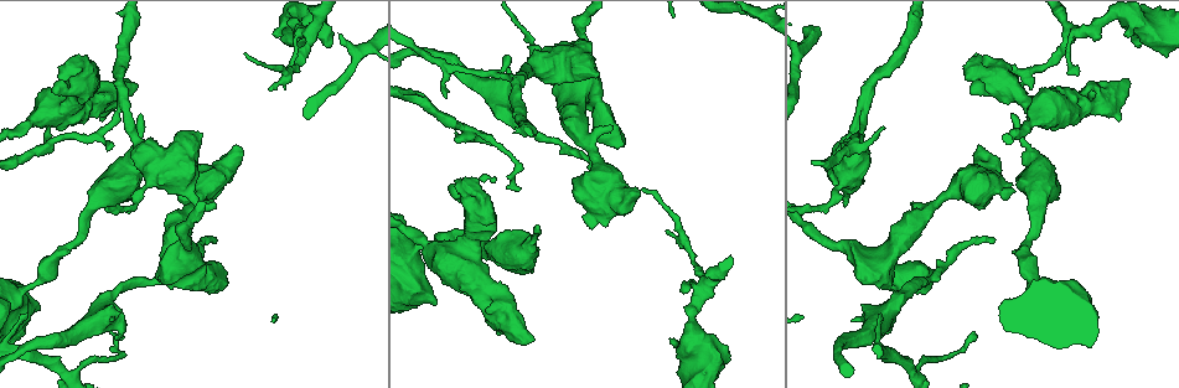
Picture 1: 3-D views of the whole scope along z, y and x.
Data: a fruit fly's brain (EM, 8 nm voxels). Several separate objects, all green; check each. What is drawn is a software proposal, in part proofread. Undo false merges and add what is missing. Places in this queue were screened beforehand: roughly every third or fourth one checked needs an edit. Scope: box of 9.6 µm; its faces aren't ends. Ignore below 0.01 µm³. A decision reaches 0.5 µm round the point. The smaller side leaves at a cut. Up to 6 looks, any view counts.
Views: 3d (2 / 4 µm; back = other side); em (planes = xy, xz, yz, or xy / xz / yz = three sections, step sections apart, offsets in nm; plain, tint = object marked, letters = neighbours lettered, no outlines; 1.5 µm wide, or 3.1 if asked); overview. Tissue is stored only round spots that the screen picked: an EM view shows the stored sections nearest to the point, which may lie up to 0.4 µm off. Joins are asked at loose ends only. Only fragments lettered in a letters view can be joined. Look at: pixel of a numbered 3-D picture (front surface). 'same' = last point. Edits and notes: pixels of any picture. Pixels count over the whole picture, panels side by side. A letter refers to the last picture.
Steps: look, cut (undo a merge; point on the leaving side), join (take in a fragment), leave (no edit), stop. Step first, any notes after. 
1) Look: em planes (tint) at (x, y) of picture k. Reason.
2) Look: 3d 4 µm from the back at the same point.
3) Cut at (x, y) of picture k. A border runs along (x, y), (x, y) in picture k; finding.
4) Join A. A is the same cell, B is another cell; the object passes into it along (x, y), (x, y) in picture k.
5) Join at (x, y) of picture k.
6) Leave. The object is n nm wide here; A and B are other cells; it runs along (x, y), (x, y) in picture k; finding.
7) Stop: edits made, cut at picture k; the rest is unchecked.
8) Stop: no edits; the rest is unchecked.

Look: 3d 4 µm from the back at (435, 302) of picture 1. Branch stops here.

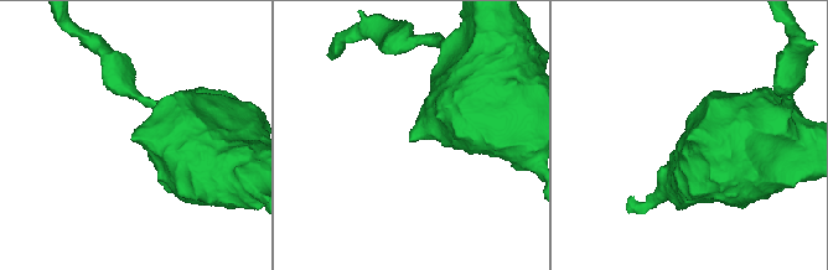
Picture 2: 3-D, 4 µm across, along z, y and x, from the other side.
Look: em planes (letters) at (413, 138) of picture 2.

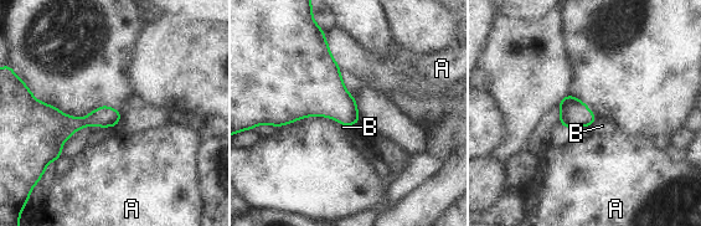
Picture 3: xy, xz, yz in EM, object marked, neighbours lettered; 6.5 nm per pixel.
Leave. A and B are other cells; a border runs along (597, 118), (589, 127) in picture 3; no lettered fragment goes on from it.

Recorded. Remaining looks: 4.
Look: em planes (tint) at (1036, 121) of picture 1. Thick turns thin.

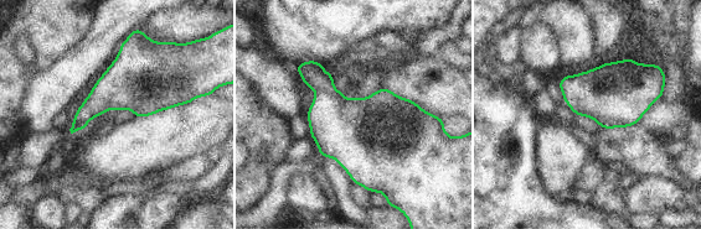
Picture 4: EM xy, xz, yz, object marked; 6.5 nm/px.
Look: em planes (letters) at the same point. See the neighbours.

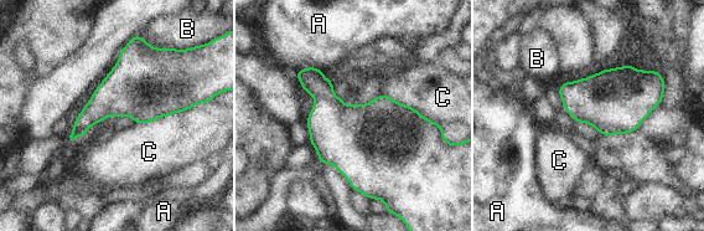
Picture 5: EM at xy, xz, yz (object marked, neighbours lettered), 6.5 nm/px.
Leave. A, B and C are other cells; a border runs along (198, 103), (187, 109), (135, 123) in picture 5; continuous, no second neuron.

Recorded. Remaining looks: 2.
Look: em planes (letters) at (1011, 116) of picture 1. Long arm stops here.

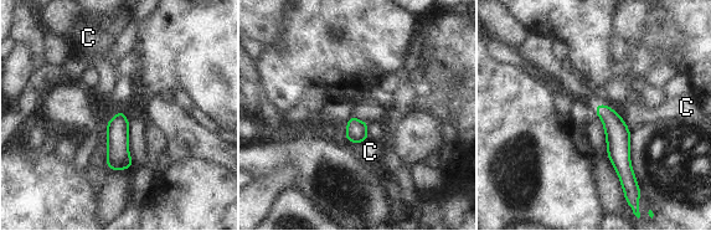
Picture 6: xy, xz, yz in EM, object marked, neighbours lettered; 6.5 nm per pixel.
Leave. C is another cell; none of them fits.

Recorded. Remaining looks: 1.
Stop: no edits; the rest is unchecked.

